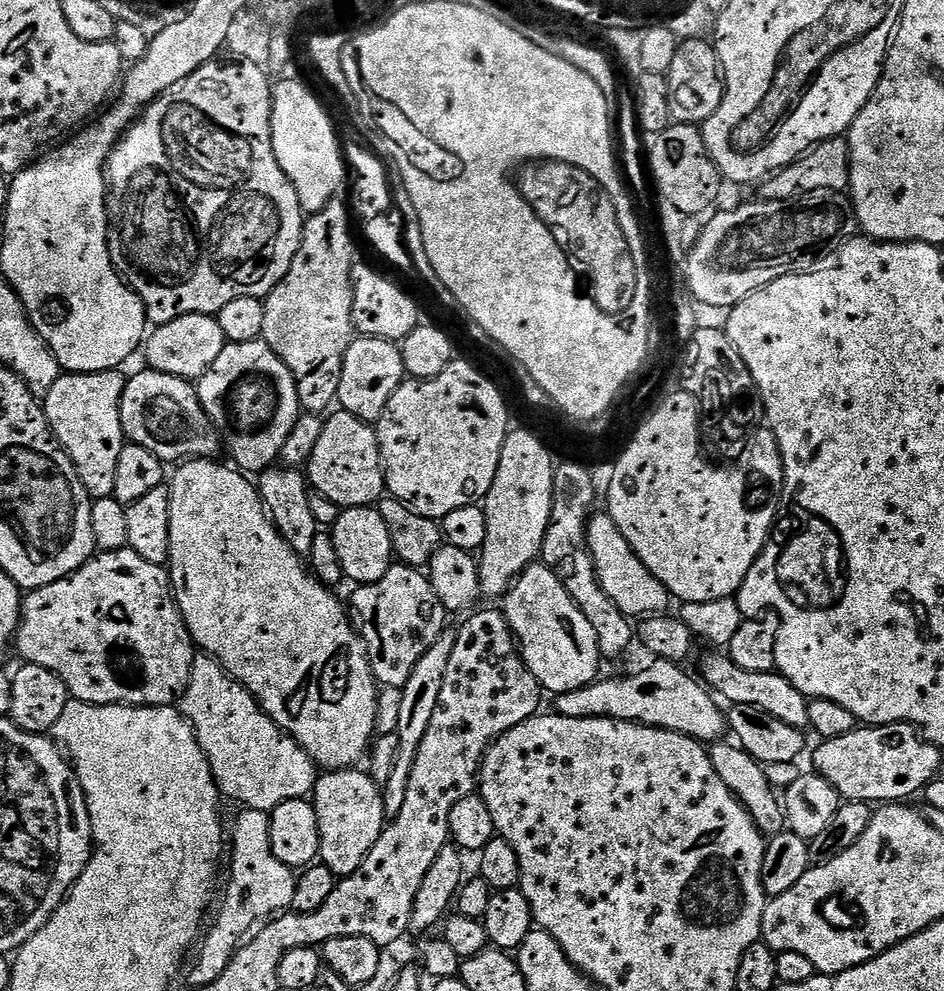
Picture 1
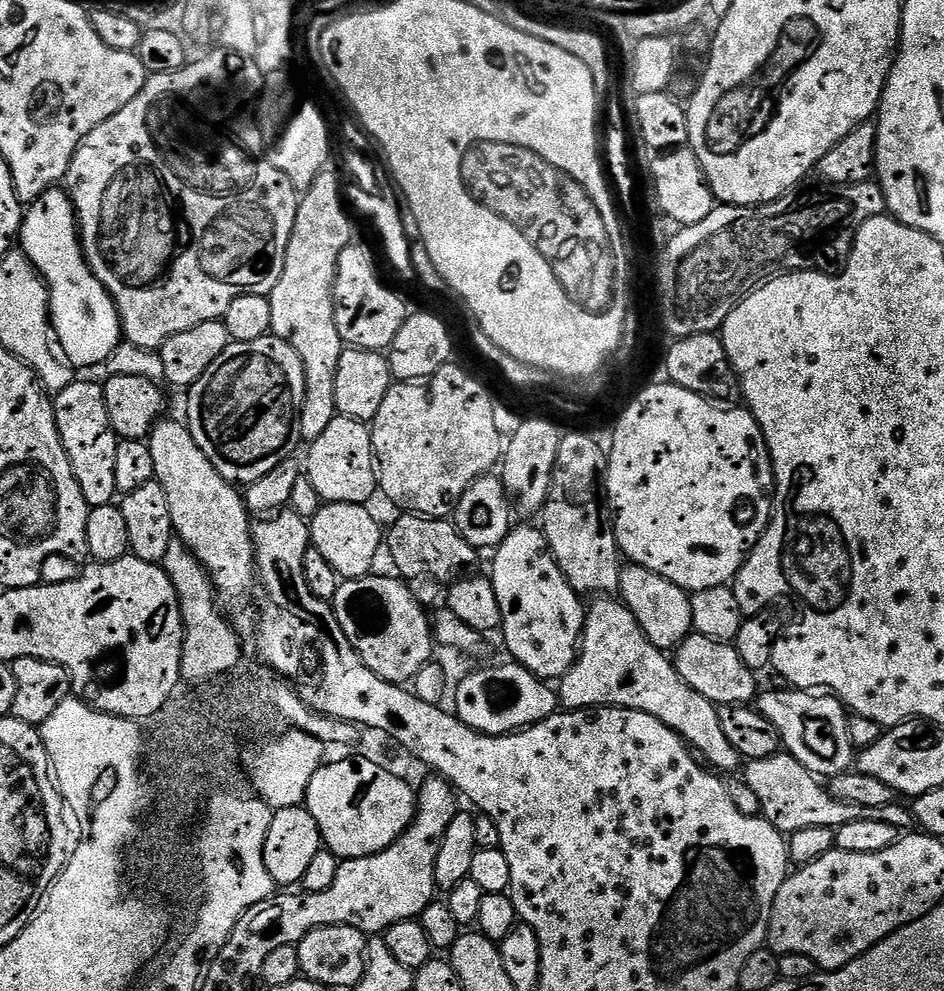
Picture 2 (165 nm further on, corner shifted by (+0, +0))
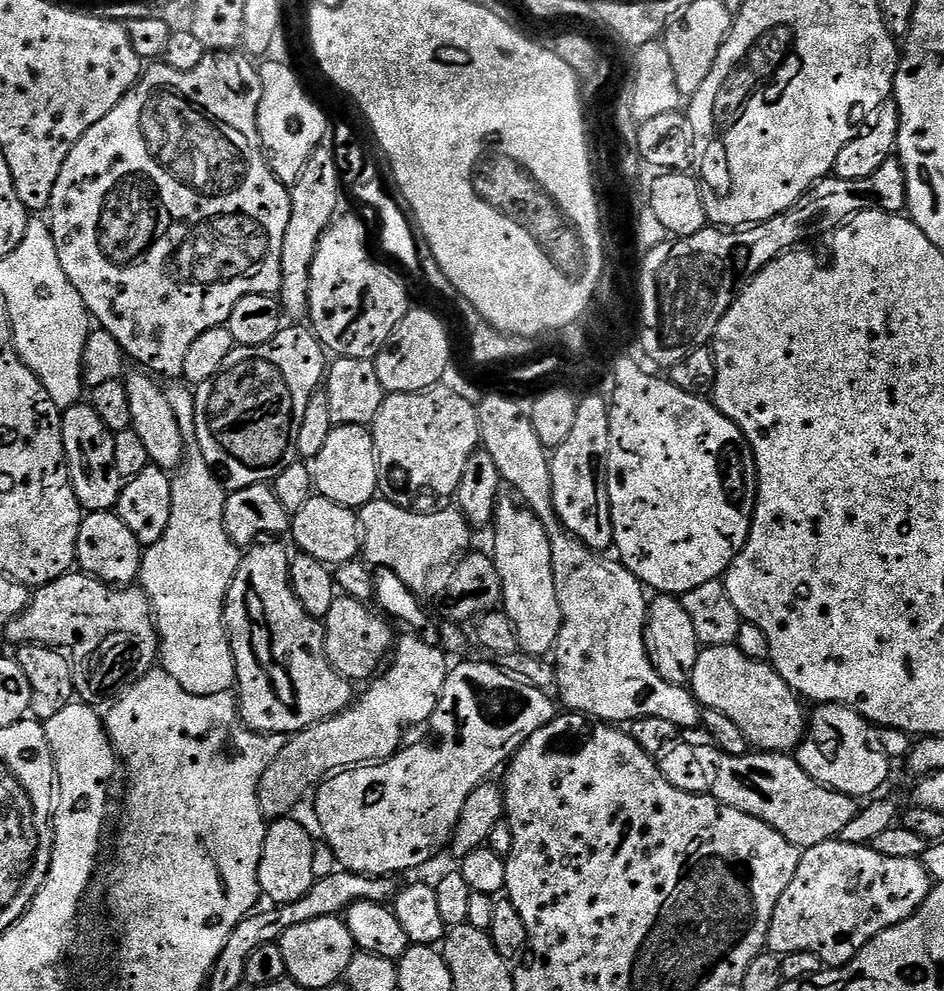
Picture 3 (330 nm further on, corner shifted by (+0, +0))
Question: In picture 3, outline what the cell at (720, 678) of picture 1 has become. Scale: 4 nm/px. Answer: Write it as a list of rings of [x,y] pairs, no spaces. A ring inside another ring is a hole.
[[[821,704],[810,712],[804,743],[796,749],[796,760],[820,784],[853,798],[872,798],[888,780],[890,761],[886,753],[874,743],[869,721],[843,704]]]

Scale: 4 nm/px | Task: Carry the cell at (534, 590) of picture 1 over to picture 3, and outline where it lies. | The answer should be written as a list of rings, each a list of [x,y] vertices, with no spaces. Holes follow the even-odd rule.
[[[504,498],[497,503],[494,527],[491,529],[493,532],[490,555],[496,562],[496,569],[502,578],[504,587],[502,610],[508,615],[518,634],[520,651],[544,658],[555,649],[556,639],[564,621],[562,606],[558,606],[558,590],[554,590],[554,566],[552,565],[550,538],[539,518],[523,503],[513,500]]]

